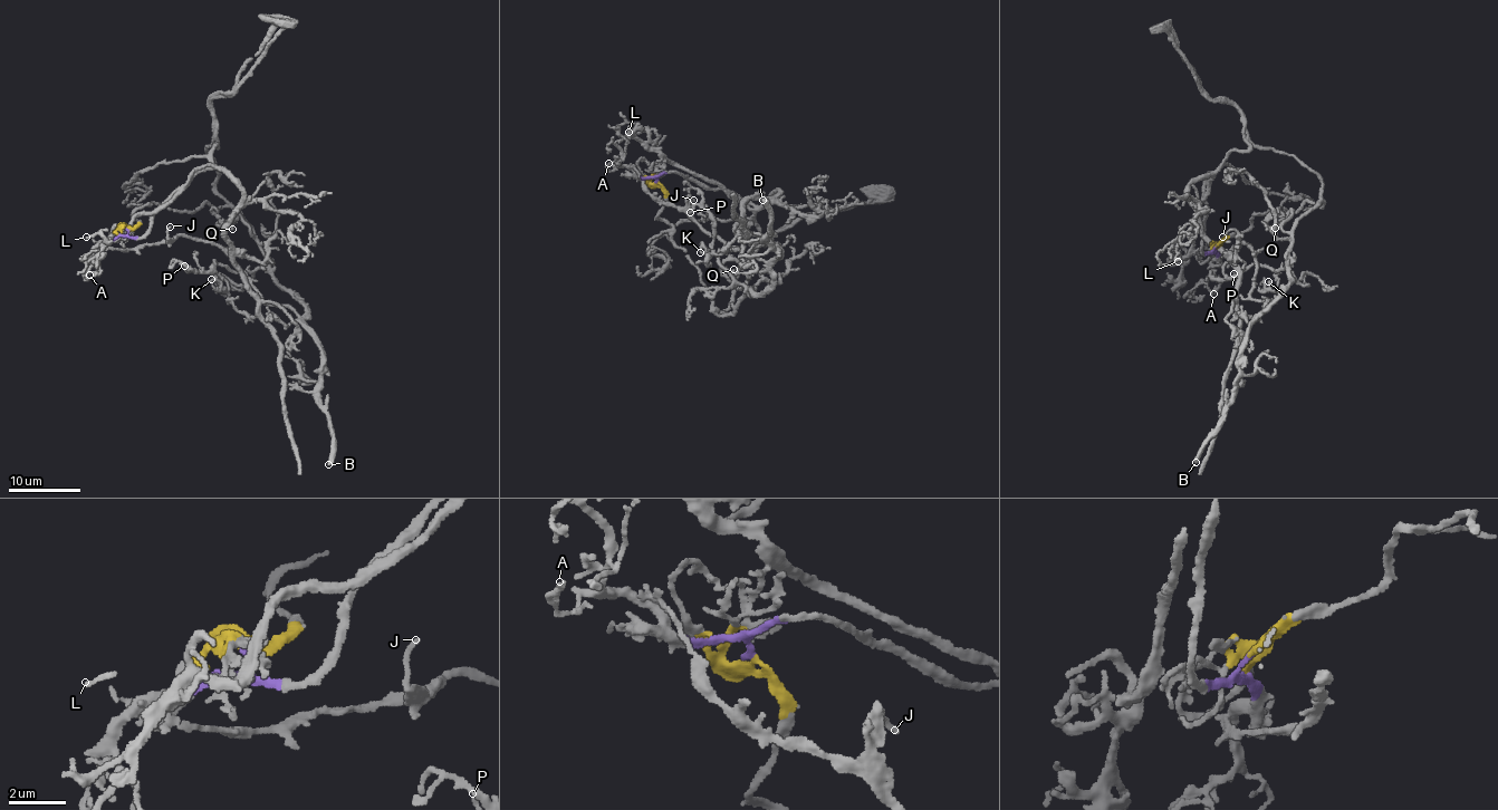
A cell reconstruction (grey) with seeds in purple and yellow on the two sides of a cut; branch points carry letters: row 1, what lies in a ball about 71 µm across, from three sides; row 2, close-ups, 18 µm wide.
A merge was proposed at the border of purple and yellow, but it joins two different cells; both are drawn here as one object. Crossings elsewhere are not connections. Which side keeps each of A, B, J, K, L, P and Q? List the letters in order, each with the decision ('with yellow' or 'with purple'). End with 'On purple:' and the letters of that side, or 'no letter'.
A: with purple
B: with yellow
J: with yellow
K: with purple
L: with purple
P: with yellow
Q: with yellow
On purple: A, K, L

